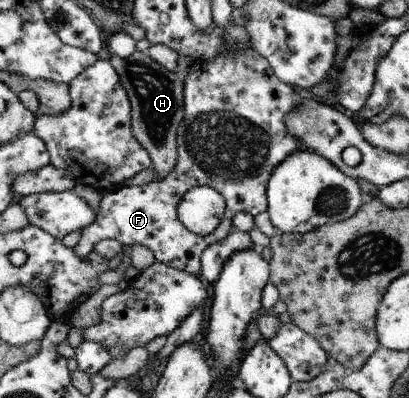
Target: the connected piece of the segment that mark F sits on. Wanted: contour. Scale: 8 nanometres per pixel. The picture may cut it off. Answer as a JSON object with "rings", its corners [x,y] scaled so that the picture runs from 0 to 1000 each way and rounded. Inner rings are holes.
{"rings":[[[597,118],[594,123],[572,123],[570,131],[557,123],[540,123],[535,136],[518,148],[516,153],[494,153],[474,151],[465,158],[465,178],[455,186],[455,196],[447,204],[447,296],[440,307],[435,329],[433,329],[433,412],[421,432],[411,435],[406,445],[396,452],[379,452],[357,462],[355,467],[318,467],[301,470],[293,467],[284,472],[281,480],[271,485],[259,485],[244,508],[244,523],[240,523],[235,555],[210,575],[198,580],[198,603],[191,608],[191,616],[178,623],[183,638],[205,651],[222,631],[230,631],[230,621],[247,603],[259,601],[284,601],[289,608],[298,611],[303,621],[330,613],[342,613],[372,628],[381,656],[394,663],[423,663],[430,673],[443,676],[445,681],[457,681],[462,688],[469,688],[479,696],[491,696],[491,641],[499,636],[499,628],[509,618],[516,618],[523,608],[548,601],[557,588],[562,588],[562,573],[570,563],[570,548],[584,533],[597,533],[614,538],[619,545],[653,530],[653,465],[663,452],[665,437],[675,425],[675,417],[682,417],[697,399],[704,399],[719,382],[726,382],[733,374],[743,374],[736,367],[736,354],[729,347],[716,344],[714,337],[704,334],[702,314],[697,307],[697,289],[714,284],[736,259],[741,249],[726,239],[716,221],[707,214],[699,214],[694,206],[687,206],[663,176],[660,161],[638,141],[631,138],[611,118]],[[513,467],[523,472],[548,500],[550,500],[550,538],[545,540],[538,565],[531,570],[531,578],[523,578],[516,588],[506,593],[487,593],[462,583],[433,548],[433,520],[435,513],[445,505],[450,487],[457,487],[467,475],[477,470]]]}

